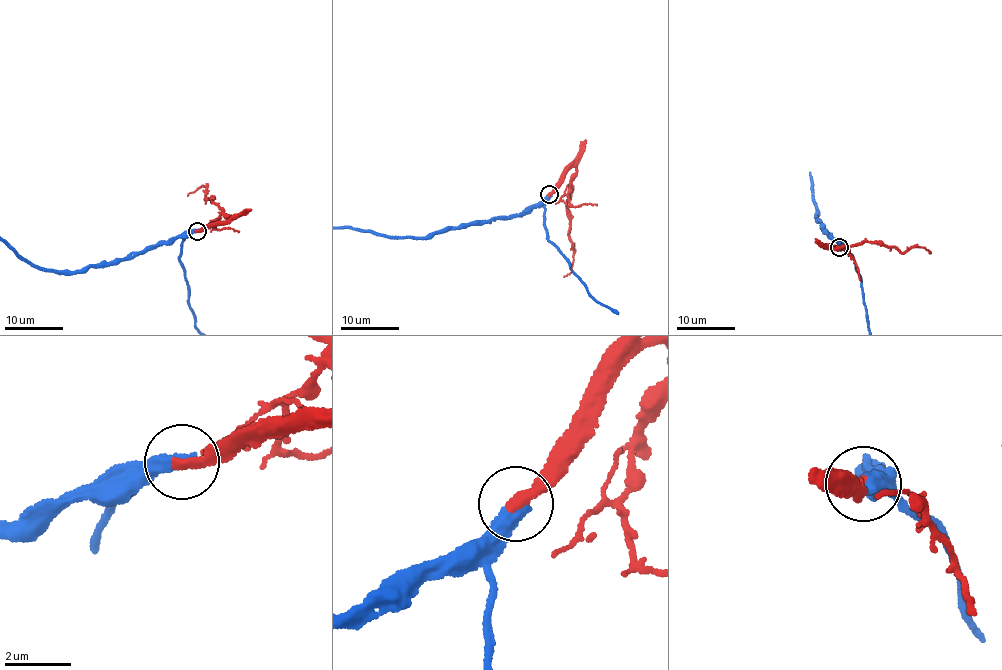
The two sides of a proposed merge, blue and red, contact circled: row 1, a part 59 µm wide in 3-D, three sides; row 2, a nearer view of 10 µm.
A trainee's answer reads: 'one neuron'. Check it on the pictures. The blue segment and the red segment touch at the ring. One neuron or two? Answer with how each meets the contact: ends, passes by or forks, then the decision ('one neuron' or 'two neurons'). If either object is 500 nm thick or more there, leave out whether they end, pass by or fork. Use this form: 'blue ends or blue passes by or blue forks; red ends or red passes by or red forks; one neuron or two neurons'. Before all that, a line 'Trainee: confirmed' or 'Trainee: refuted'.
Trainee: confirmed
blue ends; red ends; one neuron

